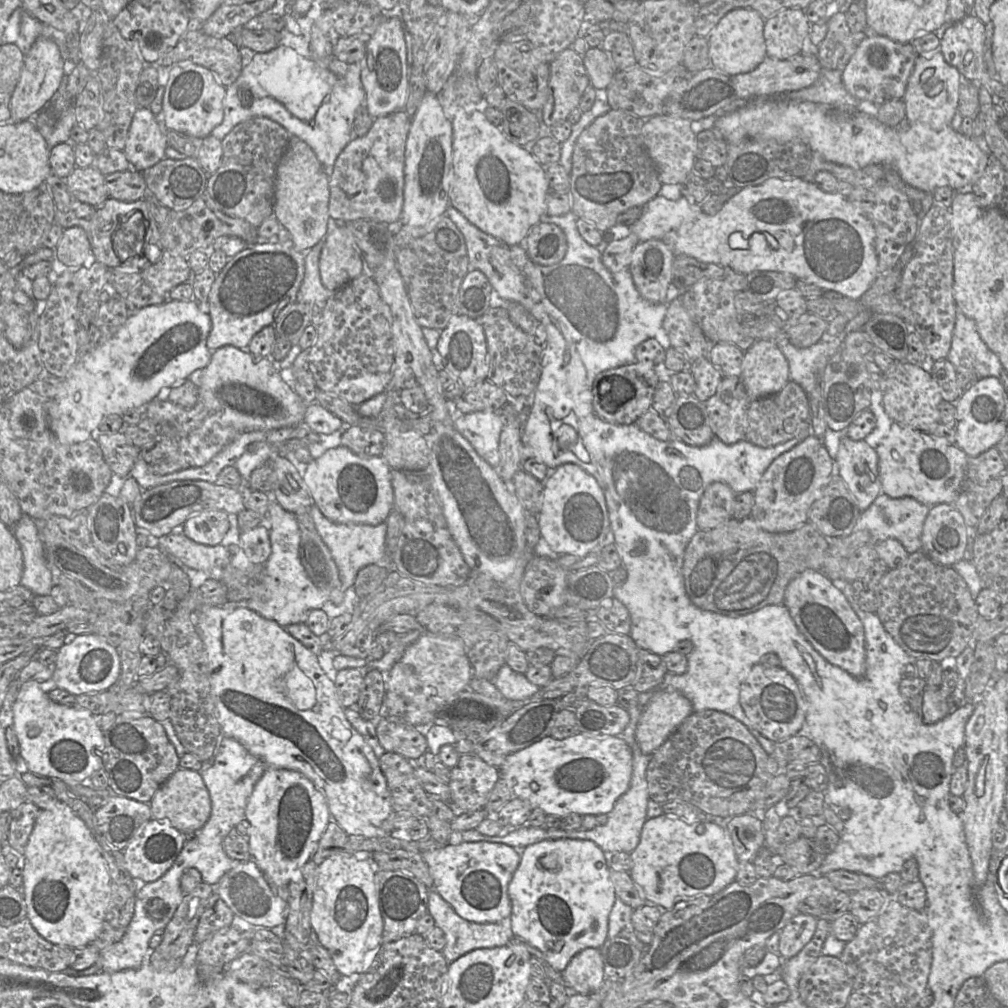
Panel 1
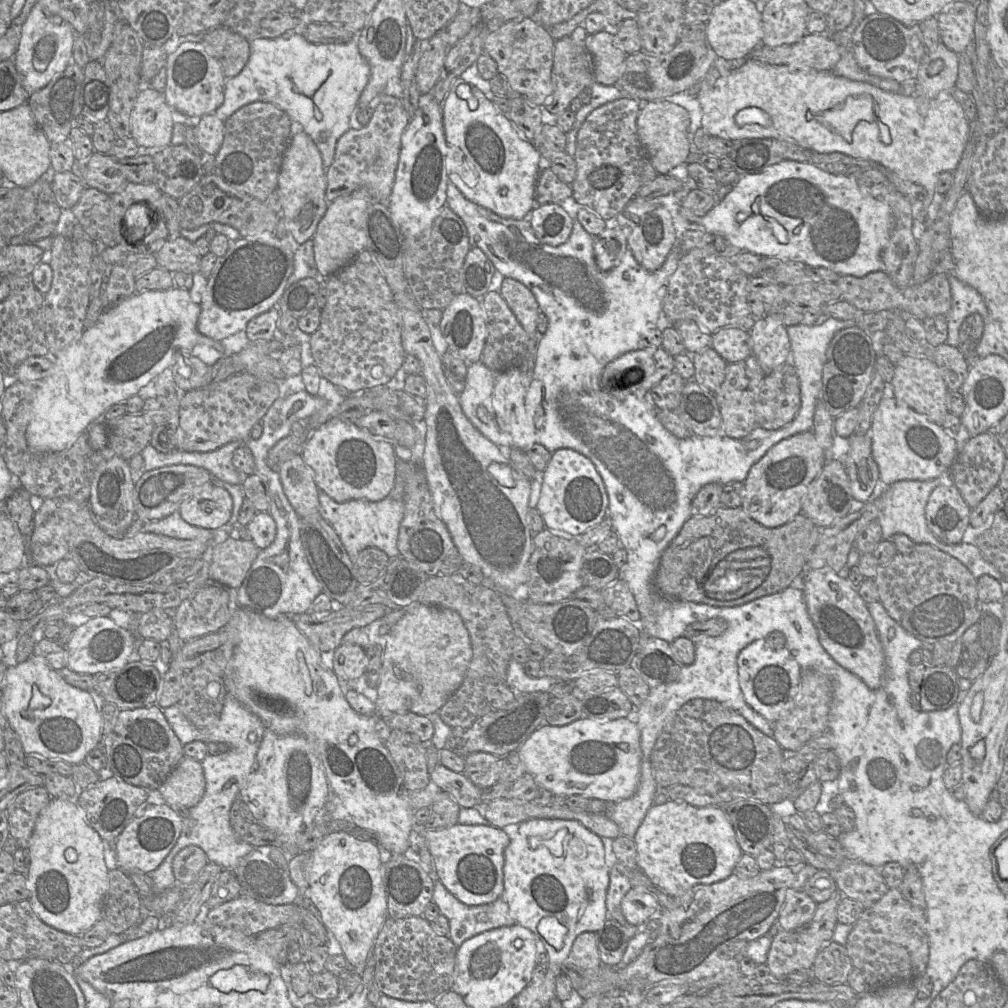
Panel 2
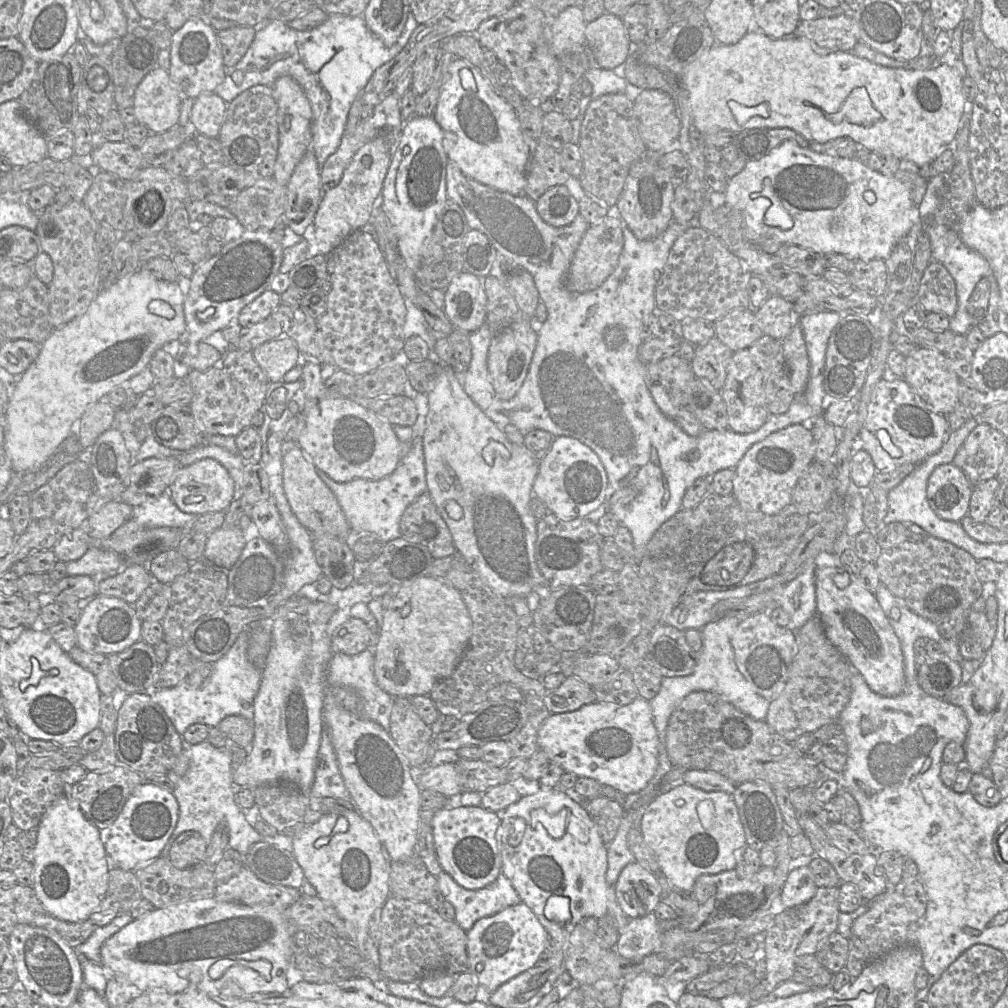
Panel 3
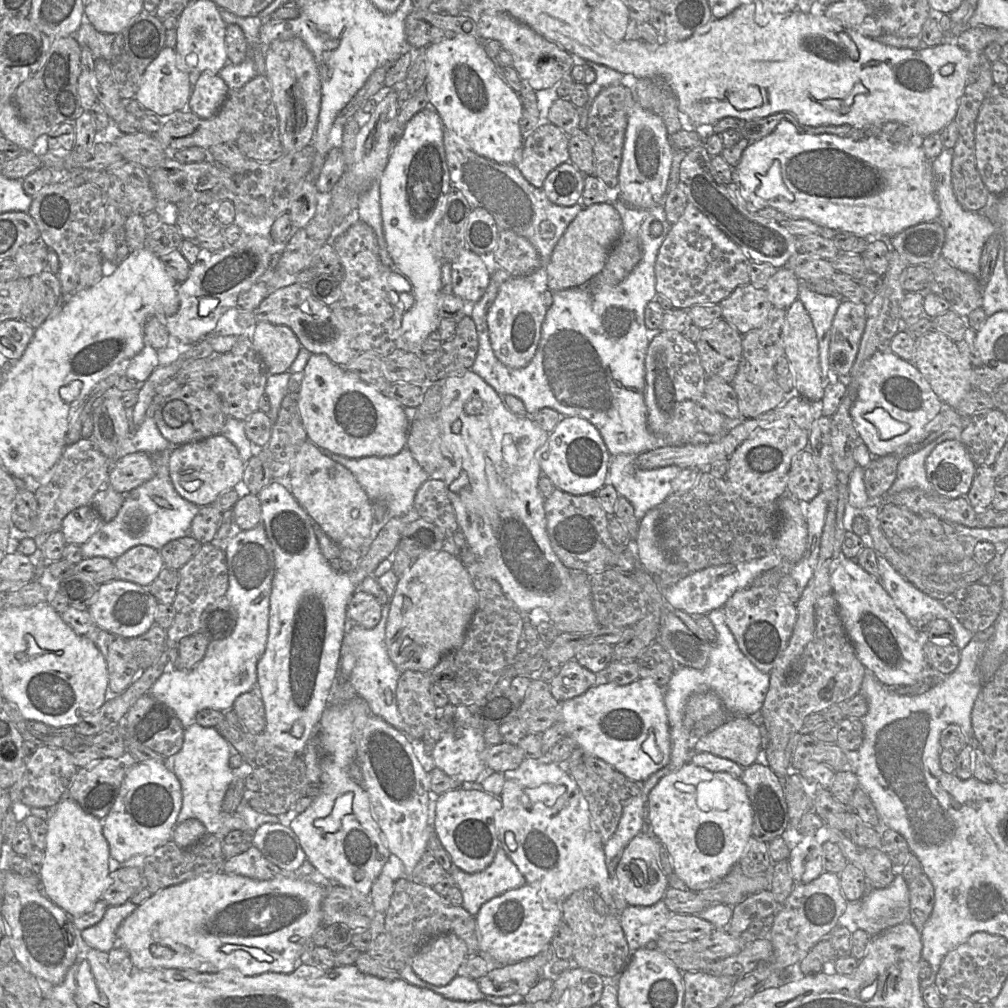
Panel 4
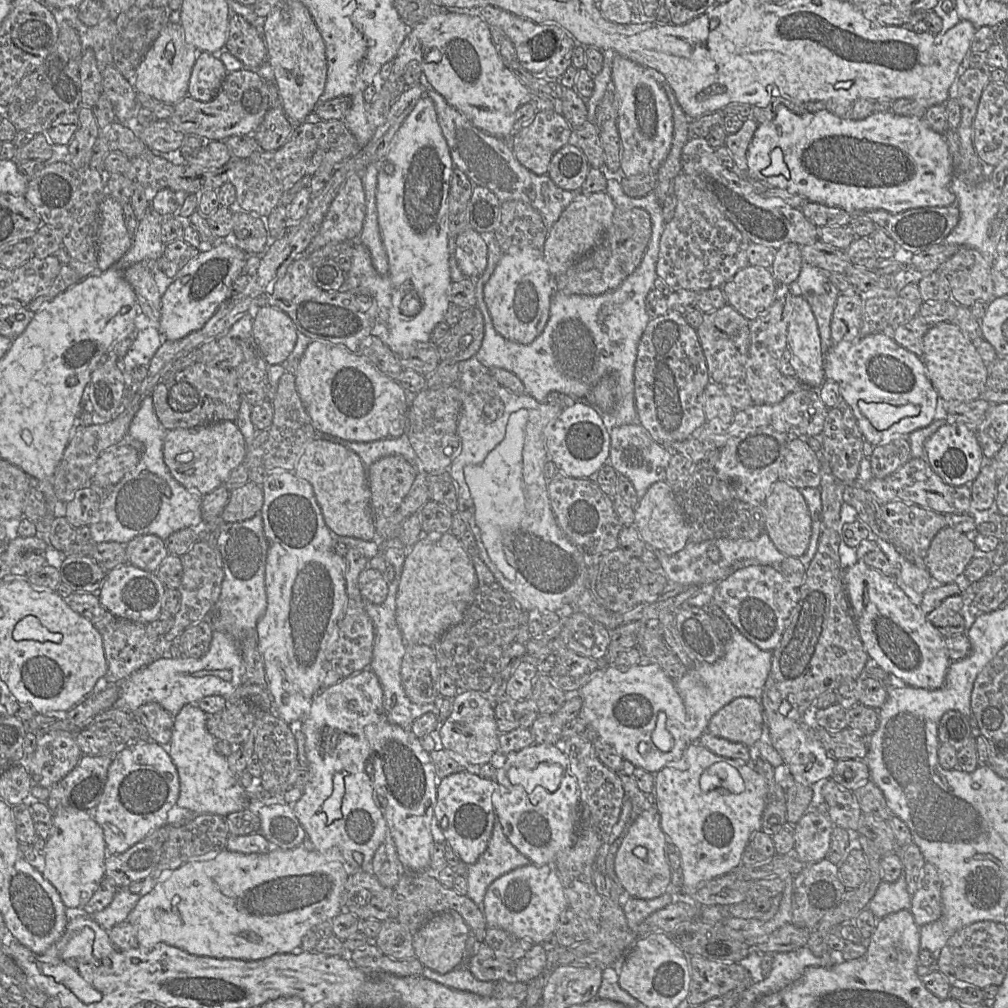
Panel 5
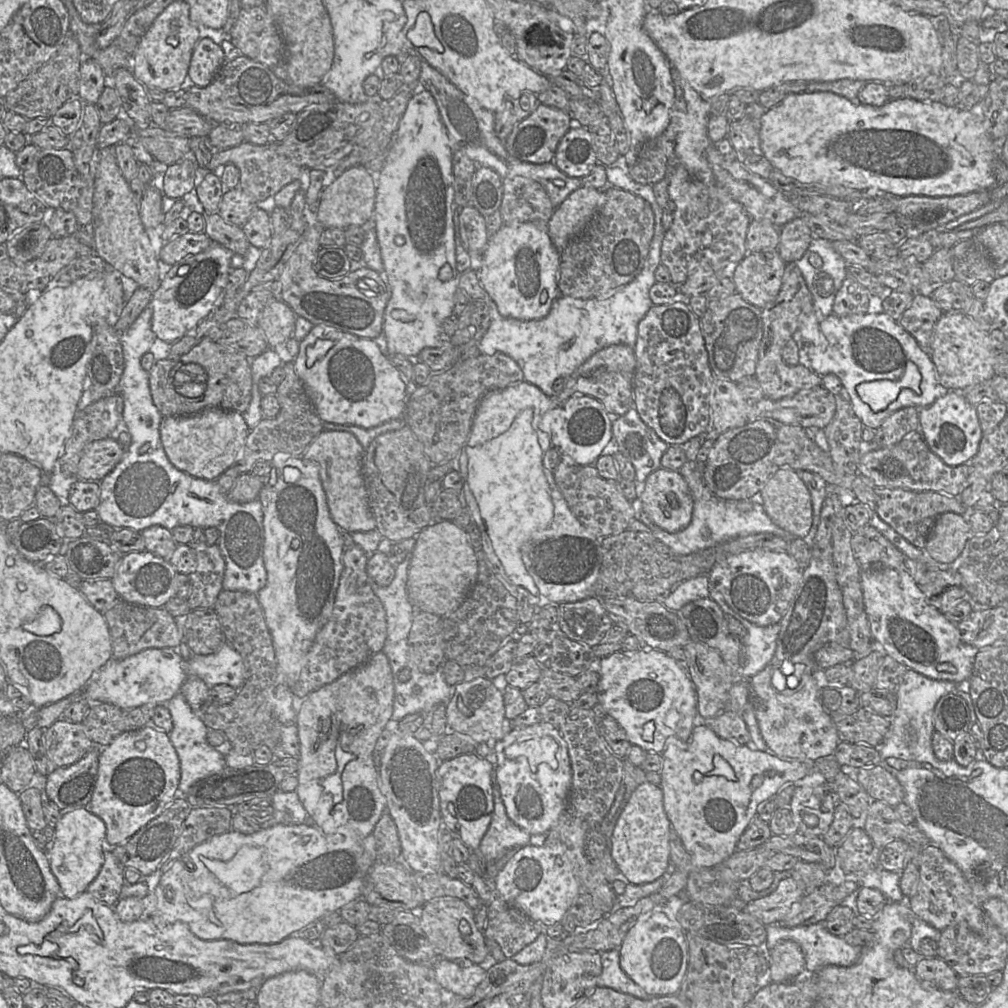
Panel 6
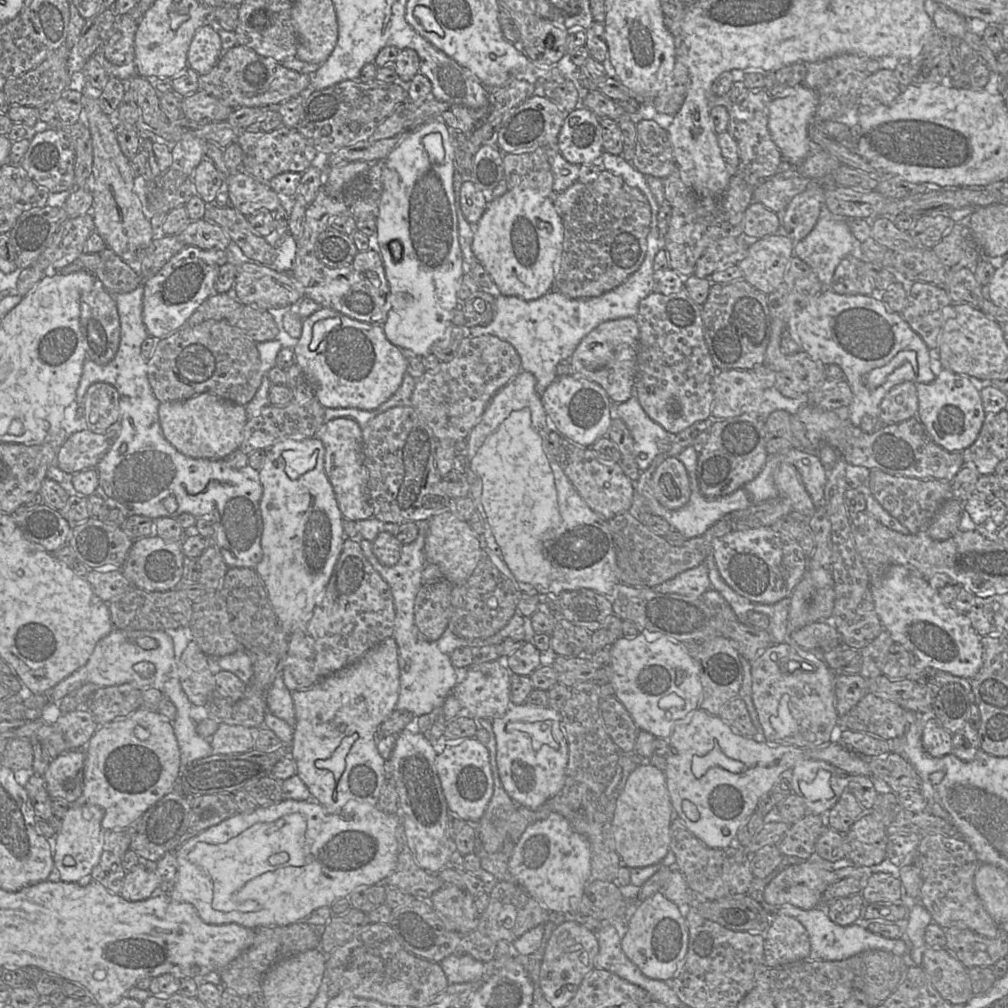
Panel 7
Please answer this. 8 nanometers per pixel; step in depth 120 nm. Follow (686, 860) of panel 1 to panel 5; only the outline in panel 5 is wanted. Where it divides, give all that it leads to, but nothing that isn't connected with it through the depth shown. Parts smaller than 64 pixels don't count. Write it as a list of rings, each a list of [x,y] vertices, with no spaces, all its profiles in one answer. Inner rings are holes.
[[[696,743],[689,744],[684,754],[678,761],[667,763],[655,774],[654,803],[660,814],[661,829],[679,851],[683,875],[683,897],[690,897],[702,884],[723,876],[739,868],[742,864],[742,854],[752,836],[761,830],[761,817],[767,797],[767,783],[765,778],[758,773],[750,763],[720,757],[709,751],[704,746]]]

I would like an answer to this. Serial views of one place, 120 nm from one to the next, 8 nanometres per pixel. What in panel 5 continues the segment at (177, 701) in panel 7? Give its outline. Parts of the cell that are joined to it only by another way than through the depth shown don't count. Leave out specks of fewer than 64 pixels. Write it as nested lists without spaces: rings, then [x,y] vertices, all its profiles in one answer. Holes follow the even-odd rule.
[[[186,704],[173,717],[173,734],[167,746],[167,751],[177,768],[180,781],[180,793],[176,807],[187,809],[194,814],[215,814],[227,818],[231,813],[247,808],[249,796],[247,797],[245,788],[241,787],[239,782],[234,778],[227,758],[216,751],[216,739],[206,727],[206,718],[207,715],[197,704]]]

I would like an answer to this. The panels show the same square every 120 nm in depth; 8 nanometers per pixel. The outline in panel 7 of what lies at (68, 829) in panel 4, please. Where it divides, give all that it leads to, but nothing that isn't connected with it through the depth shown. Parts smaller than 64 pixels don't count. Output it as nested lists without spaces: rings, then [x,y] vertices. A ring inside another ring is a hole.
[[[74,806],[66,812],[57,834],[53,854],[54,866],[60,873],[61,881],[79,883],[90,875],[93,868],[99,863],[104,845],[103,817],[103,810],[97,806]]]

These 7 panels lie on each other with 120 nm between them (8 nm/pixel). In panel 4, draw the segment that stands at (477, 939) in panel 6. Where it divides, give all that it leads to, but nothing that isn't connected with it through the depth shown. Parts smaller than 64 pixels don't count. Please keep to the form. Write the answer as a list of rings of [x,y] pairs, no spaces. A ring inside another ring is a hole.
[[[453,933],[438,935],[429,940],[412,958],[411,966],[423,981],[445,986],[457,975],[467,958],[465,942]]]

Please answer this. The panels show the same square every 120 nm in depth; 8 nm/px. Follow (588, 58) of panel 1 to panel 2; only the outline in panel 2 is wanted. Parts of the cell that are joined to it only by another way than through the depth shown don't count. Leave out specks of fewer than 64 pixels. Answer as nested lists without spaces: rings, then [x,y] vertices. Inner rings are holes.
[[[605,30],[586,36],[585,47],[594,66],[594,81],[616,85],[625,69],[626,53],[616,34]]]

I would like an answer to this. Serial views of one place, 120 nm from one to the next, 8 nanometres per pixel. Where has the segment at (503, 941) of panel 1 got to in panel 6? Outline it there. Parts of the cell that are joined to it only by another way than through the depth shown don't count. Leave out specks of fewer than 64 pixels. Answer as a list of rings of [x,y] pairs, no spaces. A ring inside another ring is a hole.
[[[495,752],[488,756],[492,764],[493,813],[489,827],[483,836],[478,851],[489,862],[510,857],[513,852],[530,843],[528,833],[523,831],[507,816],[496,778],[497,759]]]

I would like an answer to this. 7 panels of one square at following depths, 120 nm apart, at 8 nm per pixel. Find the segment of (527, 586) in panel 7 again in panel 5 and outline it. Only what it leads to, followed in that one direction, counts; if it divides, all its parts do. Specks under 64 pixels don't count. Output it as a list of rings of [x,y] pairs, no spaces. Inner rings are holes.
[[[520,409],[508,419],[504,439],[477,464],[465,466],[465,481],[474,504],[474,516],[483,540],[478,545],[481,558],[492,571],[501,586],[511,585],[515,569],[509,564],[504,552],[504,538],[521,522],[525,512],[525,496],[522,479],[522,452],[528,410]]]

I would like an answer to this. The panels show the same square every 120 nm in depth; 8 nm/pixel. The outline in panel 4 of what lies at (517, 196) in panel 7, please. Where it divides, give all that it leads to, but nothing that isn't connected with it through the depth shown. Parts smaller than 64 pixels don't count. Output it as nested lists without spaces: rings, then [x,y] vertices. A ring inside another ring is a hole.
[[[510,277],[500,285],[487,317],[491,347],[500,362],[511,368],[529,364],[538,348],[546,312],[542,295],[526,277]]]

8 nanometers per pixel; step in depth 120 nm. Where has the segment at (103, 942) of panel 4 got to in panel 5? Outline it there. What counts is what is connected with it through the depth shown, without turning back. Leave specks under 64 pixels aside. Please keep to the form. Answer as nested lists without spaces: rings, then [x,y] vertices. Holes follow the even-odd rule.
[[[118,889],[110,904],[91,917],[98,925],[109,932],[114,926],[127,919],[140,898],[141,892],[135,894],[127,889]]]

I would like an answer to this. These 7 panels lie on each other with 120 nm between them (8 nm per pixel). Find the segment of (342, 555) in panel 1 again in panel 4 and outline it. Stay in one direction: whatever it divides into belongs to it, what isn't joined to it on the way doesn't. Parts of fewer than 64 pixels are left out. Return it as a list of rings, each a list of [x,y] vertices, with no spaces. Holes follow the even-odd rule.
[[[408,448],[389,457],[369,456],[351,459],[334,454],[326,449],[322,453],[346,467],[366,492],[373,507],[372,539],[380,528],[391,518],[401,517],[413,509],[414,498],[418,489],[430,476],[416,461]]]

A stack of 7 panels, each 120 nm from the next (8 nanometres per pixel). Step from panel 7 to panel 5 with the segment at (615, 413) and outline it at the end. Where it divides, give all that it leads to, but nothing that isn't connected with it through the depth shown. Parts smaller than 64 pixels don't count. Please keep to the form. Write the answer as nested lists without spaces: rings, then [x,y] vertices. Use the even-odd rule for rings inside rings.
[[[640,423],[614,425],[609,429],[609,435],[608,462],[619,475],[623,475],[631,481],[637,497],[639,495],[638,490],[641,489],[641,492],[644,492],[655,482],[666,480],[666,469],[672,453],[654,441]]]

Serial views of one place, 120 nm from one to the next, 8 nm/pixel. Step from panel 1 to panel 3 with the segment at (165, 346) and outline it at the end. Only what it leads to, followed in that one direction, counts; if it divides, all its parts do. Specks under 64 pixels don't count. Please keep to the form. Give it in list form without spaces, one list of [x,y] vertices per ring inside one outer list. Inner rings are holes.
[[[140,268],[98,292],[85,313],[52,331],[41,344],[37,359],[10,393],[4,423],[4,448],[15,473],[37,471],[49,463],[69,436],[73,423],[91,404],[104,399],[115,387],[140,373],[149,366],[157,350],[180,338],[186,328],[184,298],[178,282],[158,279]]]

